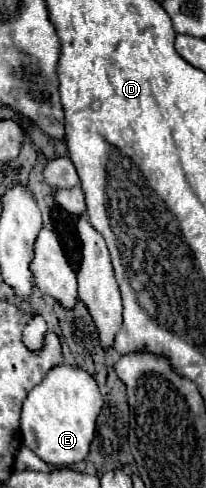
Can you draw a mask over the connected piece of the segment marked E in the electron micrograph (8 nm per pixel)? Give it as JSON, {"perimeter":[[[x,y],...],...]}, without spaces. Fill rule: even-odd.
{"perimeter":[[[59,365],[29,391],[21,413],[21,439],[37,457],[55,469],[67,469],[83,461],[95,435],[95,419],[103,407],[97,383],[83,369]]]}

